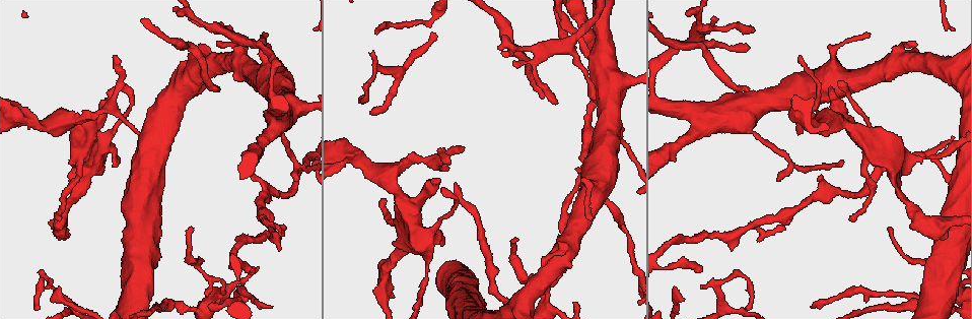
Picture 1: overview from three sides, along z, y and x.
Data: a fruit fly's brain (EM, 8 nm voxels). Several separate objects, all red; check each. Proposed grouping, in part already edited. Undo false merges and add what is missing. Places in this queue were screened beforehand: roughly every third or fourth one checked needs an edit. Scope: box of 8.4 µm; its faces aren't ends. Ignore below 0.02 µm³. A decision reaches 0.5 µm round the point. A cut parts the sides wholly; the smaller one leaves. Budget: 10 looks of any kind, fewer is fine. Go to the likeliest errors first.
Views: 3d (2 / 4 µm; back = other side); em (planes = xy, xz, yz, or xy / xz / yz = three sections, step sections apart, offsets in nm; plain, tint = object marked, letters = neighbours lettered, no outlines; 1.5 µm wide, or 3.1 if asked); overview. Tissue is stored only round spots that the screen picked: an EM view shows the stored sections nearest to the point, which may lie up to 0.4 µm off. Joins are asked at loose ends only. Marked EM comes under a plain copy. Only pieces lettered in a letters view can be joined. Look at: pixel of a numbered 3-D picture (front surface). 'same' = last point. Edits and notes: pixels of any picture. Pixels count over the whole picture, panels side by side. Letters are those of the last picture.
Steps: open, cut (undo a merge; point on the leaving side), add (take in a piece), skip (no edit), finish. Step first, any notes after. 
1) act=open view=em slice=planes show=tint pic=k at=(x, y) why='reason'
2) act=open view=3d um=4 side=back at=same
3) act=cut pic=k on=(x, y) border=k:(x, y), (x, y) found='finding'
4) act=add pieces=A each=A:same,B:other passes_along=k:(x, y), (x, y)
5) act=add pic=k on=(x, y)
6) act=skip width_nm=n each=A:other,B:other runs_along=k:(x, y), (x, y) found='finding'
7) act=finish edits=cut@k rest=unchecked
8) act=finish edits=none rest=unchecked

act=open view=em slice=planes show=letters pic=1 at=(915, 45) why='an open end'

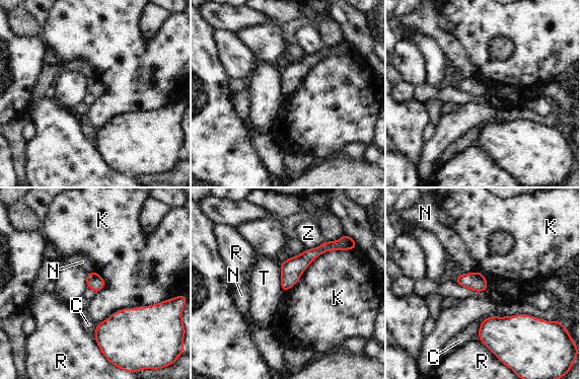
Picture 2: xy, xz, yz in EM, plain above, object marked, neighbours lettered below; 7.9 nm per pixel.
act=skip each=C:other,K:other,N:other,R:other,T:other,Z:other border=2:(349, 249), (323, 251), (283, 292) found='no lettered piece goes on from it'

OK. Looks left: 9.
act=open view=em slice=planes show=letters pic=1 at=(701, 271) why='end of a long branch'

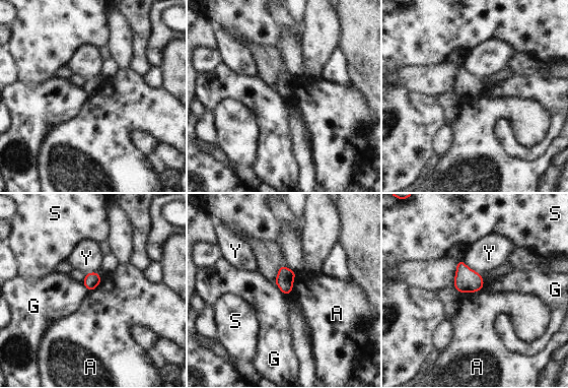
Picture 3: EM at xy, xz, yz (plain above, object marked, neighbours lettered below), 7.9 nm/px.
act=skip each=A:other,G:other,S:other,Y:other border=3:(297, 273), (288, 295) found='none of them fits'

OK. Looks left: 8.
act=open view=3d um=2 pic=1 at=(575, 169) why='an open end'

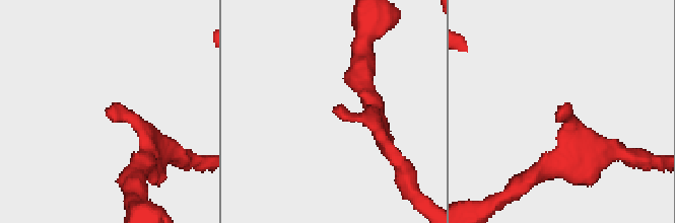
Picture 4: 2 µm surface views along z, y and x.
act=open view=em slice=planes show=letters pic=4 at=(559, 117) arm_widths_nm=190,190

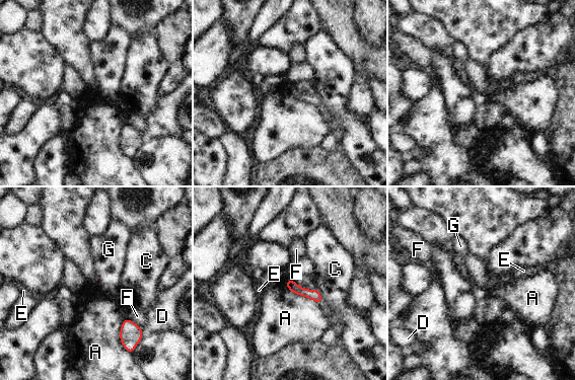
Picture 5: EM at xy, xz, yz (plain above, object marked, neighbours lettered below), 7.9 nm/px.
act=skip each=A:other,C:other,D:other,E:other,F:other,G:other runs_along=5:(289, 284), (318, 299) found='no lettered piece goes on from it'

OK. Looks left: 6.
act=open view=em slice=planes show=letters pic=1 at=(61, 219) why='branch stops here'

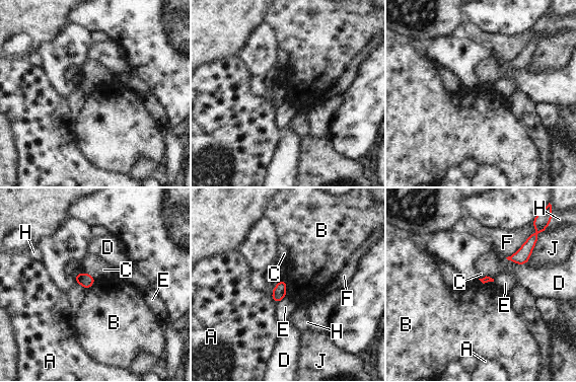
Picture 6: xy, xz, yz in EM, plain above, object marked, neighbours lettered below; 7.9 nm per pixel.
act=skip each=A:other,B:other,C:other,D:other,E:other,F:other,H:other,J:other border=6:(281, 279), (286, 284), (286, 296) found='no lettered piece goes on from it'

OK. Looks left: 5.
act=finish edits=none rest=unchecked

